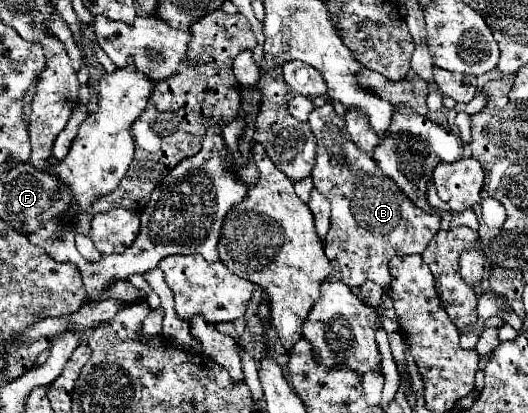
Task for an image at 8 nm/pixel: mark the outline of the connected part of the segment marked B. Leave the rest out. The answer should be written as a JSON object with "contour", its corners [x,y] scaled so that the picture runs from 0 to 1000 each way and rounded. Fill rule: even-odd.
{"contour":[[[627,249],[600,259],[593,283],[585,283],[585,303],[600,337],[600,395],[589,433],[627,492],[627,550],[616,574],[616,617],[642,651],[653,690],[672,695],[706,680],[722,695],[737,695],[737,627],[748,617],[797,613],[813,593],[820,564],[831,559],[831,521],[790,506],[737,429],[725,429],[714,395],[669,351],[653,322],[653,288],[634,274]]]}

